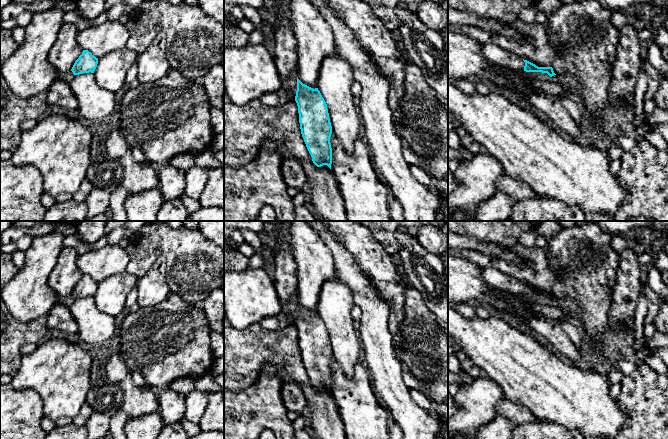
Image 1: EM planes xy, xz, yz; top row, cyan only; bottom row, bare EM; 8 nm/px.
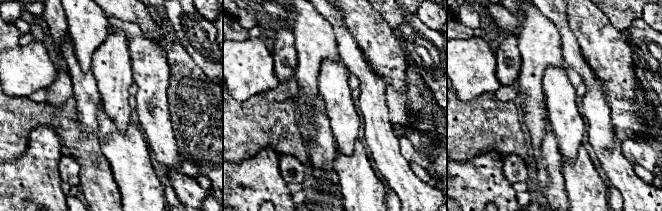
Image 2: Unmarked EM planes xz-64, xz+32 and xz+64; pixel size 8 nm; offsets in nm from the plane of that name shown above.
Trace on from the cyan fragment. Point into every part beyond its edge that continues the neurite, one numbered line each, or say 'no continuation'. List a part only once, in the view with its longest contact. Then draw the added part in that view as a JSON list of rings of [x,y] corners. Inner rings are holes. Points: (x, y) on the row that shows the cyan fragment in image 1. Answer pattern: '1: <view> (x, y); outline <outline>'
1: yz (493, 53); outline [[[482,44],[481,51],[488,61],[501,68],[511,69],[518,72],[524,71],[525,62],[521,57],[506,51],[497,45]]]

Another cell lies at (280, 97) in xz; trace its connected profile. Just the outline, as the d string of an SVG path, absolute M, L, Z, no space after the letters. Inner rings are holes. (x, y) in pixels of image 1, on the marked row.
M297 70L291 72L290 77L287 80L286 86L292 92L291 98L286 94L285 89L281 89L277 92L266 93L262 97L260 97L259 100L263 104L268 106L283 105L291 100L295 100L297 91Z

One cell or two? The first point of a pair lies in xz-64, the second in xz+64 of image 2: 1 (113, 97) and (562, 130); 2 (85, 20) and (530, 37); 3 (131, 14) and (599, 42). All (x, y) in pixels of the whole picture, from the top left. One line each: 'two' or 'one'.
1: one
2: one
3: one

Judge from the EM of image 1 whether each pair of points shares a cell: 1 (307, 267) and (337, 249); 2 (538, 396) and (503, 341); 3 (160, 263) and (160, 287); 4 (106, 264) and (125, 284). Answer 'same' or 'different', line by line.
1: different
2: same
3: same
4: different

